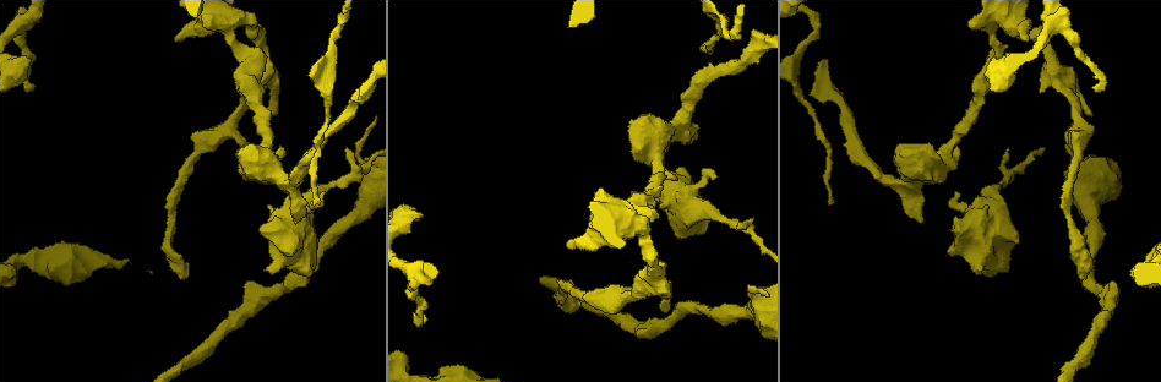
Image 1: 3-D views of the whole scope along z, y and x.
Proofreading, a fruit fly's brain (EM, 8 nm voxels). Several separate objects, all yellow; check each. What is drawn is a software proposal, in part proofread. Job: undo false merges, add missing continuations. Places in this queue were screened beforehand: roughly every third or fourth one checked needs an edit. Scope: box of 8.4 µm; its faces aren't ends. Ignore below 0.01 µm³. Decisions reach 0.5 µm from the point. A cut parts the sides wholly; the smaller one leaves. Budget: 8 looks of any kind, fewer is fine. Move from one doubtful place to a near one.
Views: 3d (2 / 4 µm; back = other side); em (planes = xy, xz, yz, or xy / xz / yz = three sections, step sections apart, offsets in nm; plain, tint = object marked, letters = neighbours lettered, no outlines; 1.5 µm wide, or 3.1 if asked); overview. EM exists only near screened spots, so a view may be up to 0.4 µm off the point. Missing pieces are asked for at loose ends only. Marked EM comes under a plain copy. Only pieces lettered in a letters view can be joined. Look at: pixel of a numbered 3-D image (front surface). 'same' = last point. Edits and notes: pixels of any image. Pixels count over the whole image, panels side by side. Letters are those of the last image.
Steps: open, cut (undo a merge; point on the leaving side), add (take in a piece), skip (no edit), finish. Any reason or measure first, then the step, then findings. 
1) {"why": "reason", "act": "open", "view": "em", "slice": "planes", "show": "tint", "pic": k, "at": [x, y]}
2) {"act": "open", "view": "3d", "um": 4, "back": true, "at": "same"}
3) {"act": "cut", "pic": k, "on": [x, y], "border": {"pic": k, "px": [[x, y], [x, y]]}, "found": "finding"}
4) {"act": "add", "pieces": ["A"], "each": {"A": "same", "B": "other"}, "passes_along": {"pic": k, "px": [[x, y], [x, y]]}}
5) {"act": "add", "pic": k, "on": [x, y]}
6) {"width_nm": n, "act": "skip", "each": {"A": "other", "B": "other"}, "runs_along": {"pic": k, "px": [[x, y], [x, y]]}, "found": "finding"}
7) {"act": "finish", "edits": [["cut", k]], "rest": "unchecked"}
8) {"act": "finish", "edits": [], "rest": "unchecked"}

{"why": "an open end", "act": "open", "view": "em", "slice": "planes", "show": "letters", "pic": 1, "at": [920, 222]}

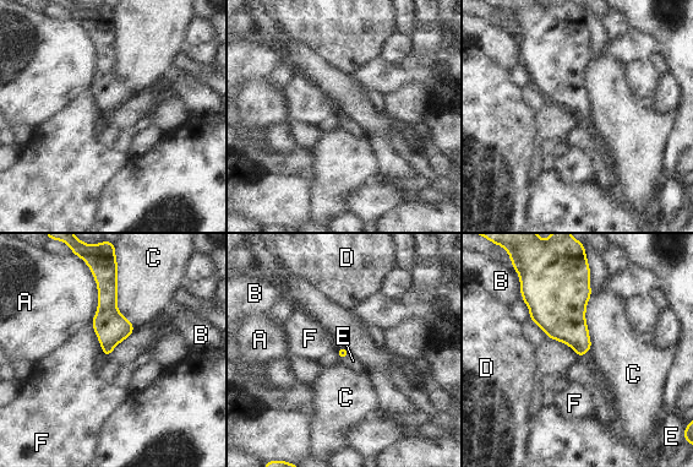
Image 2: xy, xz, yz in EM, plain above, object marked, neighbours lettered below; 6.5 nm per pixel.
{"act": "add", "pic": 2, "on": [353, 360], "each": {"A": "other", "B": "other", "C": "other", "D": "other", "E": "same", "F": "other"}, "passes_along": {"pic": 2, "px": [[343, 353], [345, 357], [353, 360]]}, "found": "it goes on there"}

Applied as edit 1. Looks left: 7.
{"why": "free end", "act": "open", "view": "3d", "um": 4, "pic": 1, "at": [183, 279]}

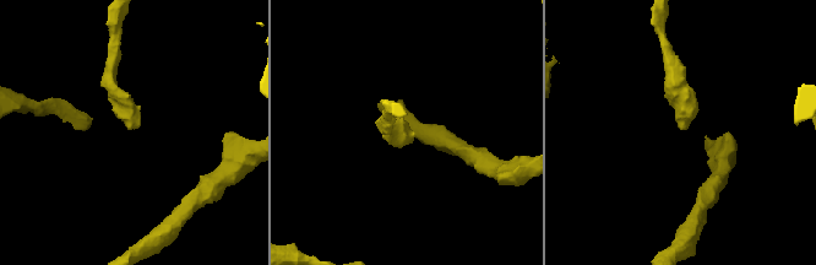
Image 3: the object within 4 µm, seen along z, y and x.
{"why": "need the tissue", "act": "open", "view": "em", "slice": "planes", "show": "letters", "pic": 3, "at": [404, 131]}

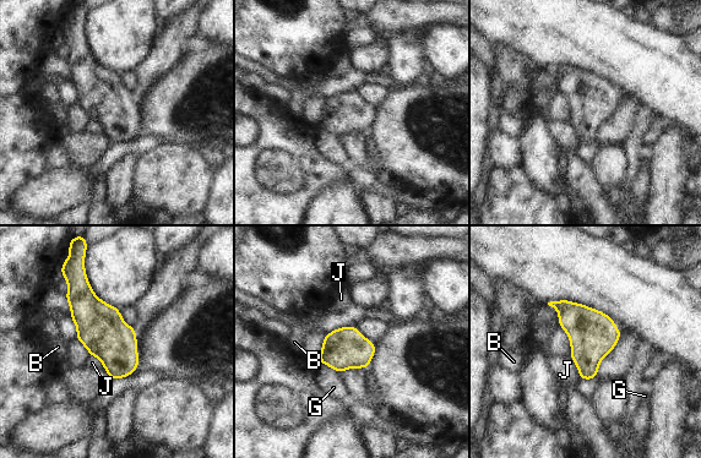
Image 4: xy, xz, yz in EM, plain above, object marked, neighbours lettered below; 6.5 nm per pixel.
{"act": "skip", "each": {"B": "other", "G": "other", "J": "other"}, "border": {"pic": 4, "px": [[569, 356], [575, 363], [581, 379]]}, "found": "none of them fits"}

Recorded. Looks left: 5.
{"why": "branch stops here", "act": "open", "view": "em", "slice": "xz", "step": 4, "show": "letters", "pic": 1, "at": [424, 314]}

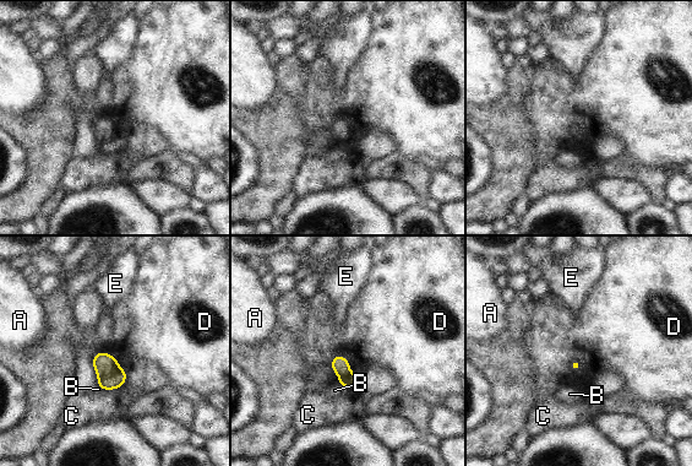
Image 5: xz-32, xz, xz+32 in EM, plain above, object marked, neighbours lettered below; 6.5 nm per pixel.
{"act": "skip", "each": {"A": "other", "B": "other", "C": "other", "D": "other", "E": "other"}, "border": {"pic": 5, "px": [[332, 358], [343, 356], [359, 375]]}, "found": "none of them fits"}

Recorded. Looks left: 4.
{"act": "finish", "edits": [["add", 2]], "rest": "unchecked"}

